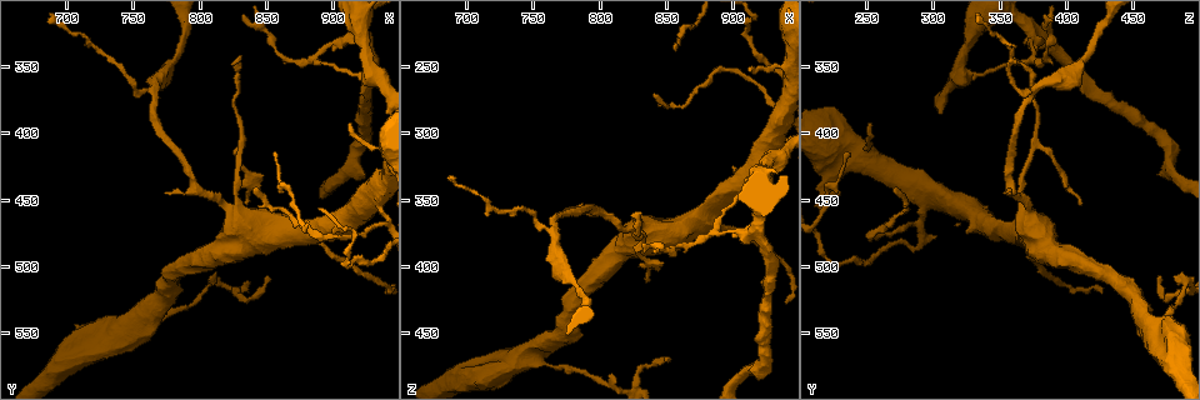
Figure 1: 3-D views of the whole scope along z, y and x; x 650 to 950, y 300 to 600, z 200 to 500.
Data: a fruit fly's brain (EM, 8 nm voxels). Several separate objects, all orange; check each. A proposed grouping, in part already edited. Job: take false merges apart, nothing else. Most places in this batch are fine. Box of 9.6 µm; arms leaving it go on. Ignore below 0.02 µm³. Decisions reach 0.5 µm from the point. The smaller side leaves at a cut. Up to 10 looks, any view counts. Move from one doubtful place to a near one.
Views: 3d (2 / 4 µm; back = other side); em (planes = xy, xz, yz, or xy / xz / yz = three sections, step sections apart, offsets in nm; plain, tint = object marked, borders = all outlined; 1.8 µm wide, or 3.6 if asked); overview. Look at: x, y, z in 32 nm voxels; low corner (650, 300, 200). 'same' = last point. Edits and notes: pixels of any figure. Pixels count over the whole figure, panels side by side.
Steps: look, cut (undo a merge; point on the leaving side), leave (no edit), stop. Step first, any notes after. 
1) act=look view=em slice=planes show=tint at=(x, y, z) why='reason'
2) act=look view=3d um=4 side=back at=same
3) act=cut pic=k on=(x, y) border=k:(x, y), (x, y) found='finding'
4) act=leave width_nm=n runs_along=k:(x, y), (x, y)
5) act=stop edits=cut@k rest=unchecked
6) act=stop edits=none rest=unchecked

act=look view=em um=3.6 slice=planes show=tint at=(752, 546, 468) why='a fork'

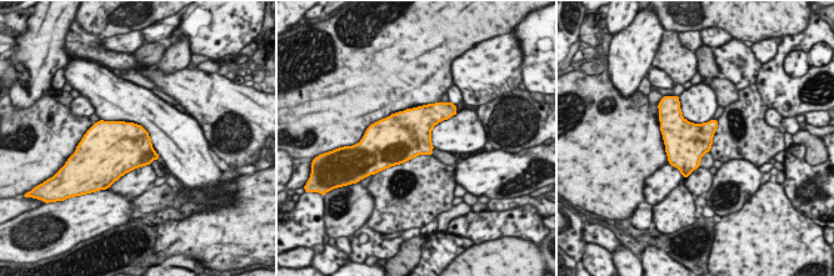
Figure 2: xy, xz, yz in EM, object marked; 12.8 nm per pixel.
act=leave width_nm=550 found='all the same cell'

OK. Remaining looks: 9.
act=look view=em um=3.6 slice=planes show=tint at=(828, 462, 372) why='calibre changes'

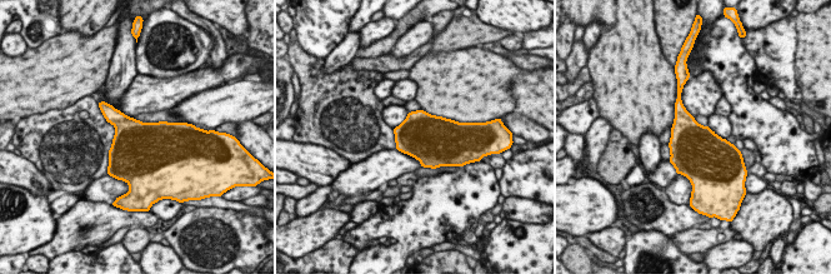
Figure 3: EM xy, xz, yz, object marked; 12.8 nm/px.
act=leave width_nm=600 found='continuous, no second cell'

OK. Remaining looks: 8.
act=look view=3d um=2 at=(830, 410, 374) why='sharp bend'

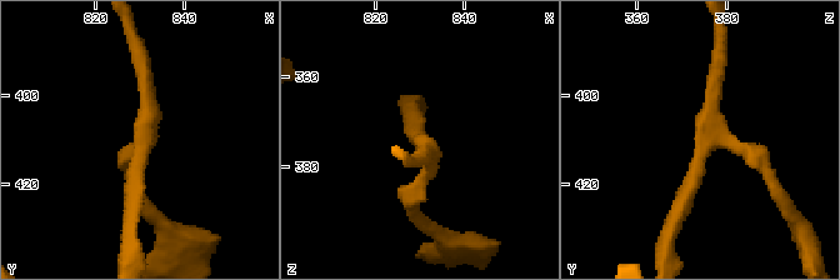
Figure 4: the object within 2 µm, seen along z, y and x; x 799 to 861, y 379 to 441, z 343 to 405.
act=look view=em slice=planes show=plain at=(830, 409, 374) why='now the EM'

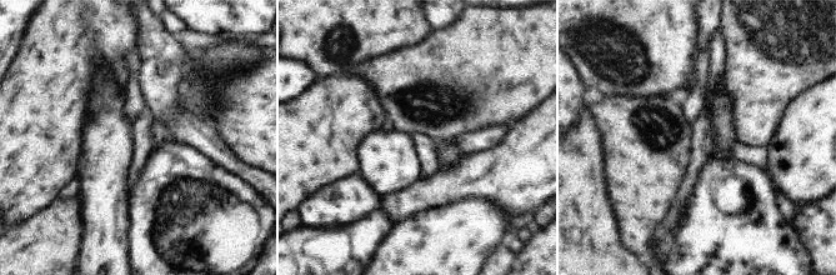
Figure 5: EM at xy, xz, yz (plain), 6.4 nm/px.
act=look view=em slice=planes show=tint at=same why='with the object marked'

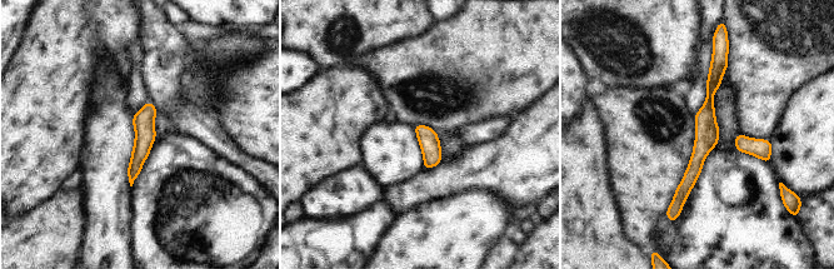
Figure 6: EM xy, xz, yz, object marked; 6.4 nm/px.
act=leave found='all the same cell'

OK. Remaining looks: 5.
act=look view=em slice=xy step=8 show=borders at=(936, 450, 292) why='three arms meet'

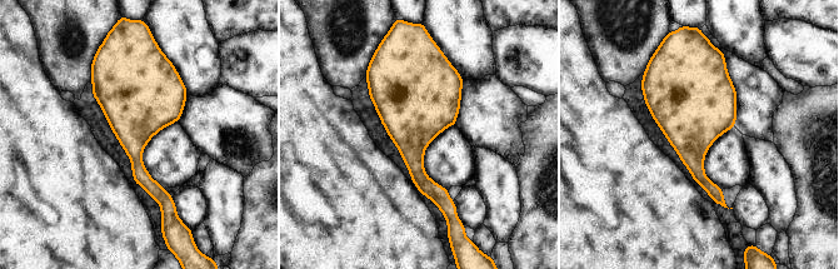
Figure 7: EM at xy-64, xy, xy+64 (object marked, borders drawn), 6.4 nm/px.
act=leave found='all the same cell'

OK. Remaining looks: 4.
act=stop edits=none rest=unchecked

